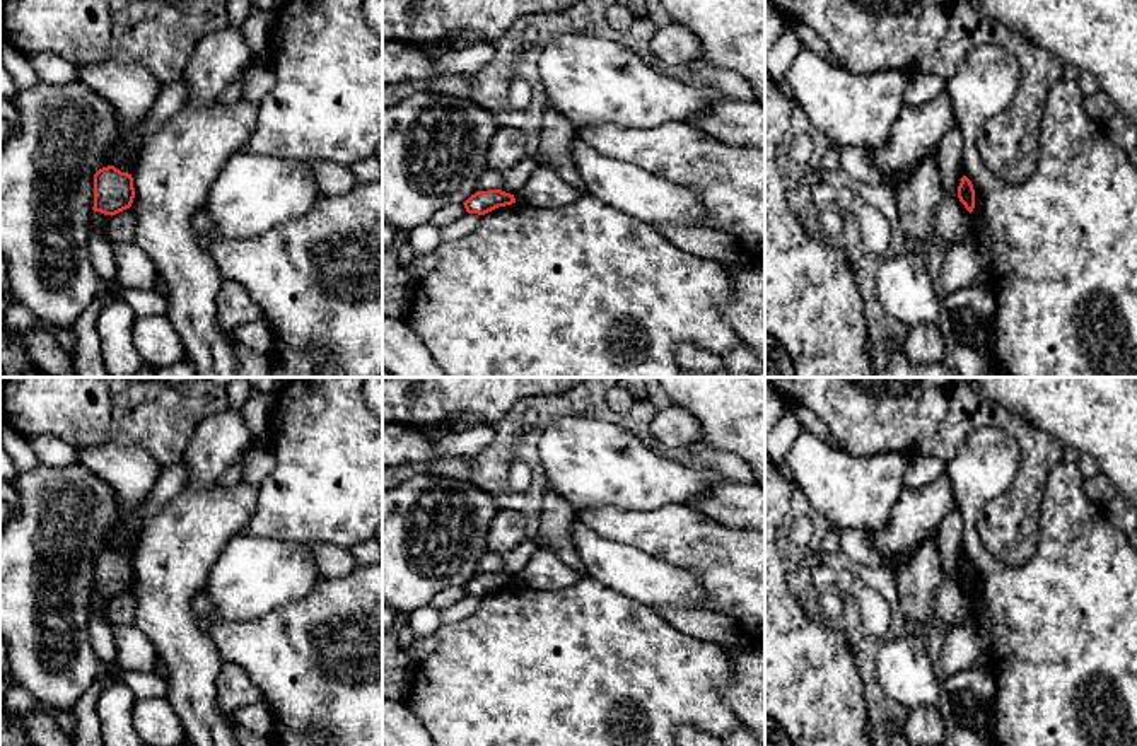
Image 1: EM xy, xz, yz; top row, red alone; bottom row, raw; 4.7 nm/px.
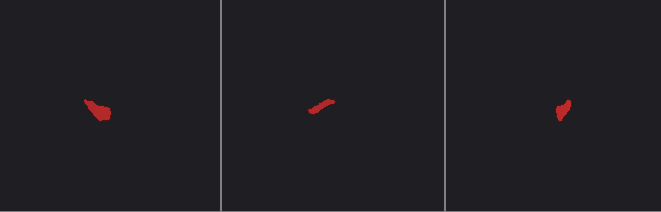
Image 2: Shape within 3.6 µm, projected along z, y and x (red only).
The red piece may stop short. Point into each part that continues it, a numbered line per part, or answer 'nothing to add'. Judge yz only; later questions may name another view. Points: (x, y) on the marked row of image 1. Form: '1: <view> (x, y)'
nothing to add

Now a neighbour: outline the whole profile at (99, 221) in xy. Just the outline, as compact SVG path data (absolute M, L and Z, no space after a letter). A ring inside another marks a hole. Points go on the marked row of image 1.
M94 212L90 219L90 232L108 241L111 246L114 244L113 239L108 236L108 220L111 215L104 215L101 212Z

